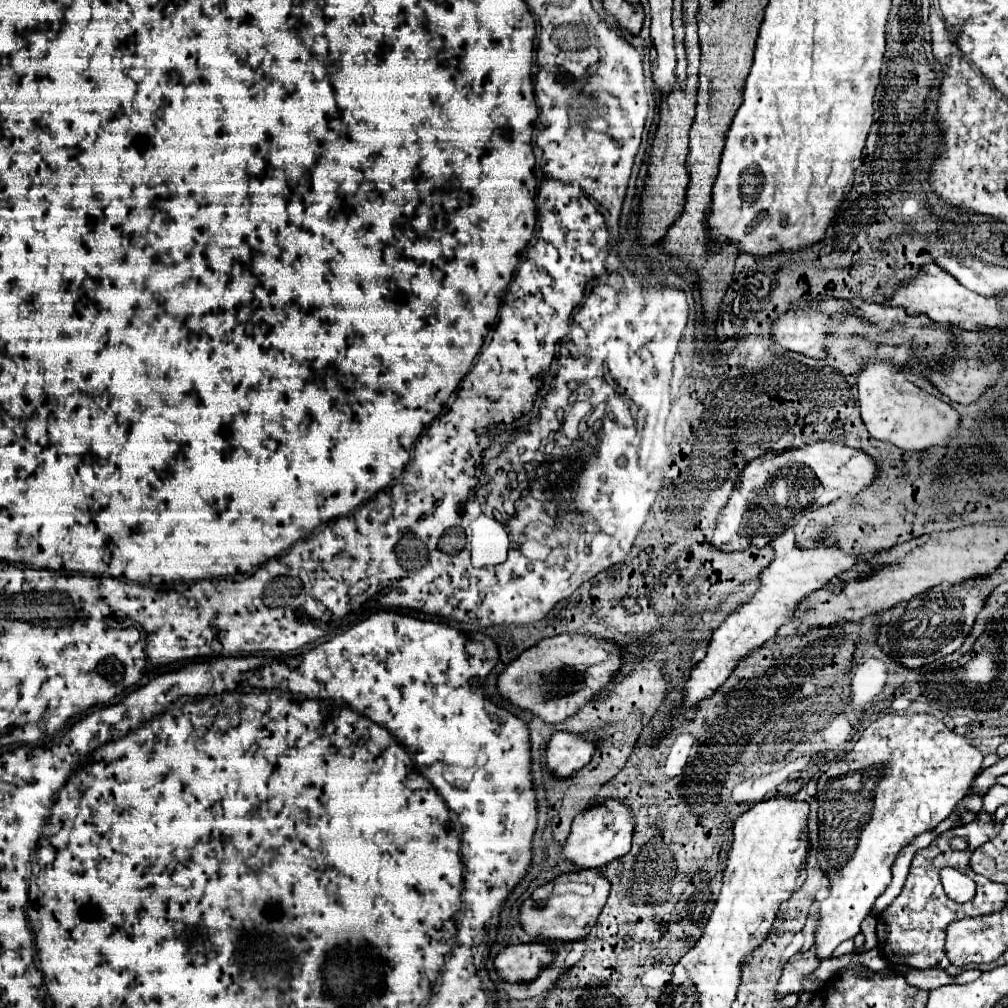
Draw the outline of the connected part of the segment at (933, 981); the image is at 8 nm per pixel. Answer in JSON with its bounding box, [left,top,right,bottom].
[906,968,954,990]

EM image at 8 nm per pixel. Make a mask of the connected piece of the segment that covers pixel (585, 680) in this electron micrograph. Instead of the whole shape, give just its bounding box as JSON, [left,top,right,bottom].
[498,634,622,724]

